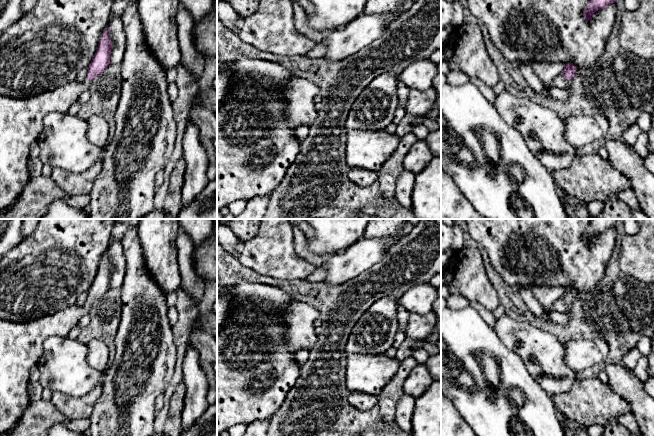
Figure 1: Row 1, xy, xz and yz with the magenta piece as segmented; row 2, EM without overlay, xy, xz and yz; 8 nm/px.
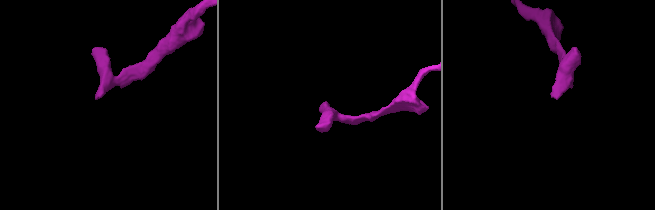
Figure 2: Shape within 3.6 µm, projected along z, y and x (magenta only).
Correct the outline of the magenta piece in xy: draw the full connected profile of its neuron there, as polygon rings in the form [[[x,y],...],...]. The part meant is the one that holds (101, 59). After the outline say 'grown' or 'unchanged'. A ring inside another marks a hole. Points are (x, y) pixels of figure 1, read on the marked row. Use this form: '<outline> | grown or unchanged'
[[[107,25],[84,81],[74,80],[55,90],[26,98],[0,95],[0,211],[17,201],[31,179],[29,149],[42,132],[46,115],[68,113],[81,93],[89,90],[91,80],[110,64],[112,41],[108,29]]] | grown

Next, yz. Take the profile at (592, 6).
[[[589,0],[584,10],[585,19],[591,21],[596,11],[606,8],[608,5],[615,2],[616,0]]] | unchanged

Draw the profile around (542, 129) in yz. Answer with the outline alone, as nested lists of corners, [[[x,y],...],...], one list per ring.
[[[505,90],[501,94],[496,94],[494,106],[500,117],[520,132],[528,149],[550,172],[570,167],[573,159],[581,152],[565,139],[564,120],[539,101],[517,97]]]

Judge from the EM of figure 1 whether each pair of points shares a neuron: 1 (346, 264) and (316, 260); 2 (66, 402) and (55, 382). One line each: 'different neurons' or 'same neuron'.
1: different neurons
2: different neurons

